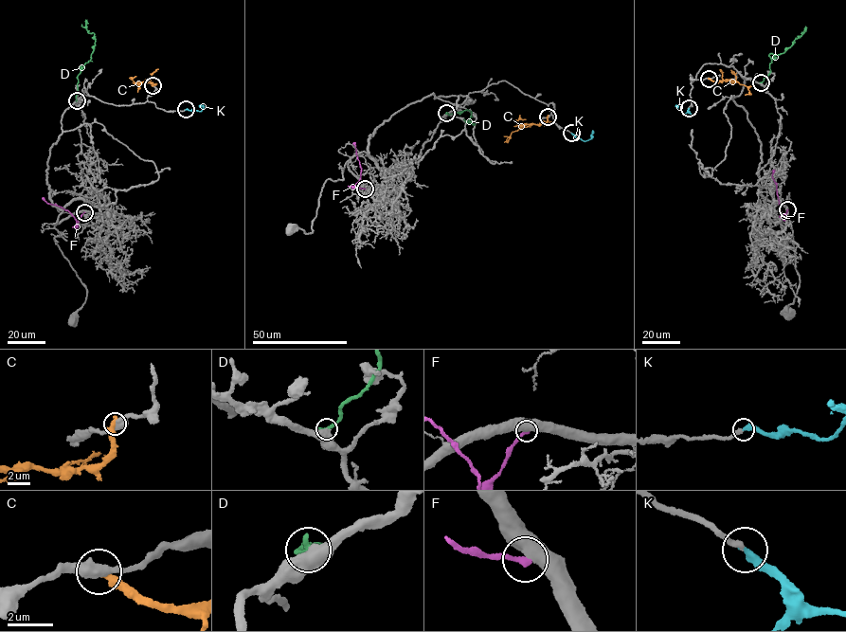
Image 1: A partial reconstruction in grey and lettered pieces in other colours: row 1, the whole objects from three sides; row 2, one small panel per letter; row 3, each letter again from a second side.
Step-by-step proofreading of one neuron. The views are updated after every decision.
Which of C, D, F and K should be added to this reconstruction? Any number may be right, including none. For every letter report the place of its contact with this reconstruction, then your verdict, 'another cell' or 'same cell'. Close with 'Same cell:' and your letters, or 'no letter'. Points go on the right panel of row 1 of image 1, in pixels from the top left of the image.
C: contact (709, 79); another cell
D: contact (761, 82); another cell
F: contact (787, 209); another cell
K: contact (689, 108); same cell
Same cell: K

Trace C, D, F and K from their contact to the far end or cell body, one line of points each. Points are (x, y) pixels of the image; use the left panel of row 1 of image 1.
C: (152, 85), (155, 84), (138, 82), (136, 83), (137, 92)
D: (77, 100), (77, 78), (83, 64), (91, 59), (95, 42), (93, 33), (87, 32), (85, 19)
F: (84, 212), (76, 225), (76, 219), (69, 211), (42, 197)
K: (186, 109), (201, 111), (204, 107), (199, 106)

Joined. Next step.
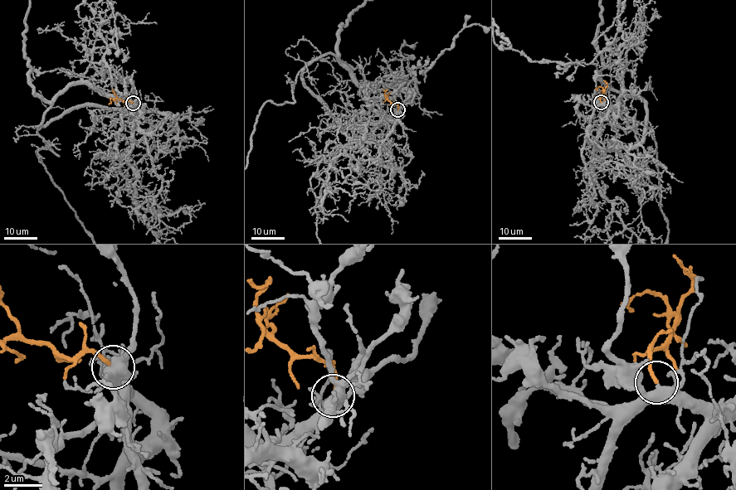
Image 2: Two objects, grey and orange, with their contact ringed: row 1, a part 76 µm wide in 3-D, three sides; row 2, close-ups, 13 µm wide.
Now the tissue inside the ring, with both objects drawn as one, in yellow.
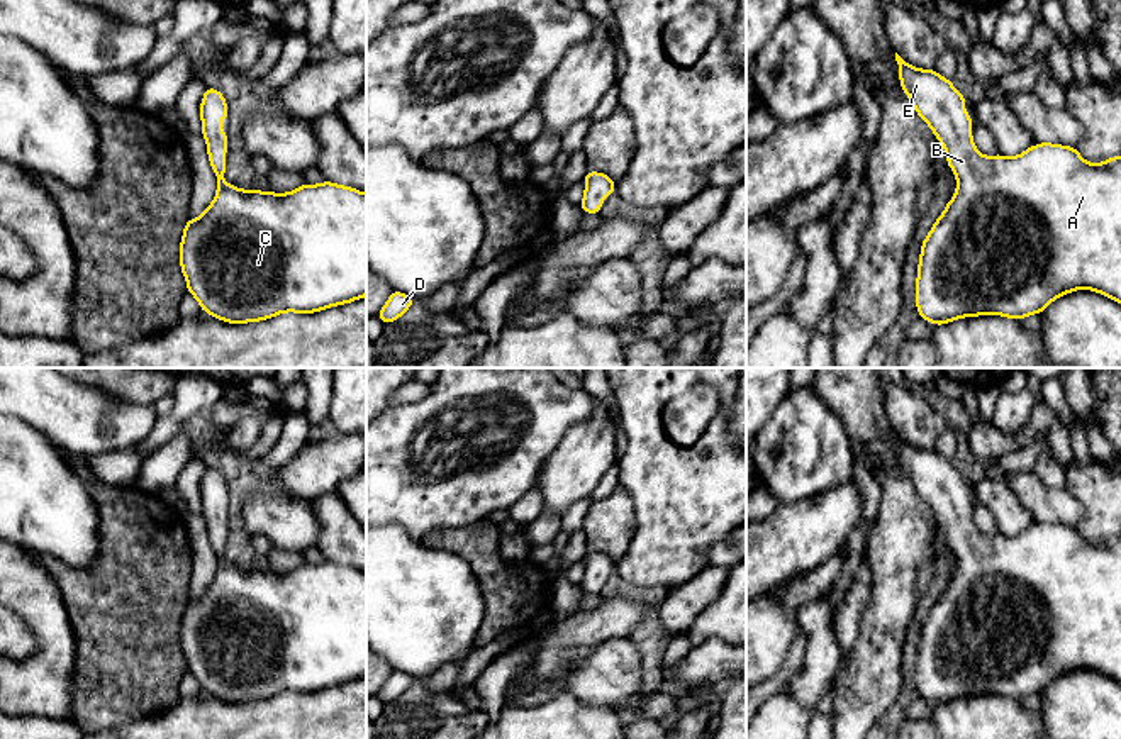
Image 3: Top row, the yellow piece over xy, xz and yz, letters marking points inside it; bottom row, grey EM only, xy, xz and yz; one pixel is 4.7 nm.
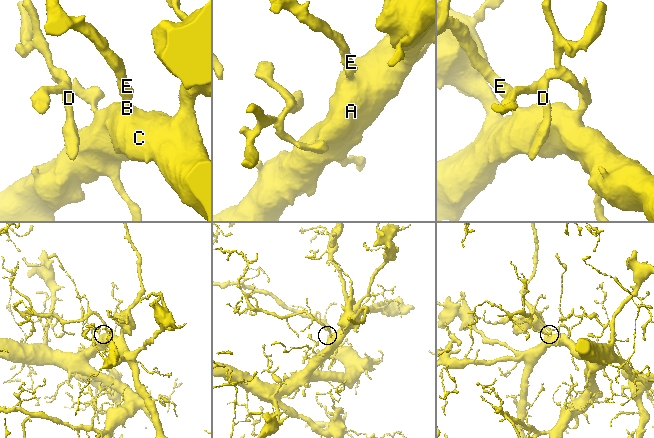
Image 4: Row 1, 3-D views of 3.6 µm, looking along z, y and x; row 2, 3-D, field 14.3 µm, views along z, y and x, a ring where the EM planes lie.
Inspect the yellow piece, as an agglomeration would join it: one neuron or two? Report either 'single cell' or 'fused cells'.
single cell

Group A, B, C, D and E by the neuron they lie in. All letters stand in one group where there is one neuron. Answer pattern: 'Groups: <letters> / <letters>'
Groups: A B C D E

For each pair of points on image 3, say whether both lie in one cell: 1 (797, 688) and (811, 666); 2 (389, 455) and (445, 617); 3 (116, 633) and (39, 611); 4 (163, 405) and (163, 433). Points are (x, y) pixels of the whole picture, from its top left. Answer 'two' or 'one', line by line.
1: one
2: two
3: two
4: two

